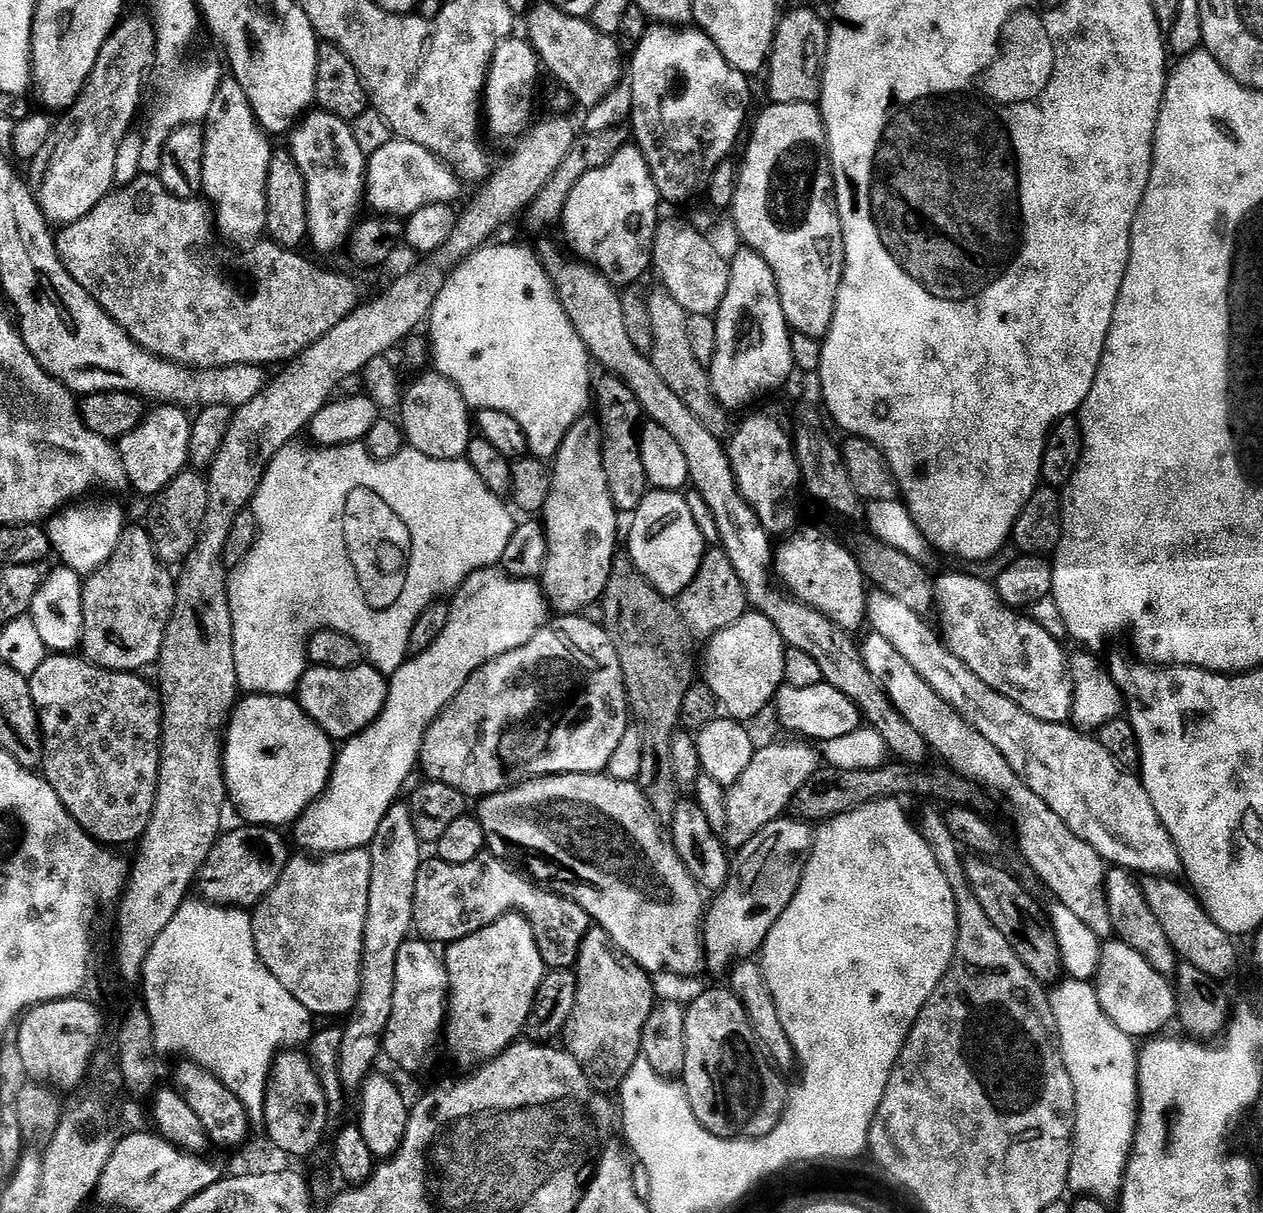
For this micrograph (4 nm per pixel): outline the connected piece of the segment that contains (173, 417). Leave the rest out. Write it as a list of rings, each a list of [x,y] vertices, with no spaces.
[[[164,404],[145,415],[142,423],[118,442],[120,465],[124,468],[127,483],[132,483],[142,495],[155,498],[169,482],[189,467],[188,451],[192,420],[183,407]]]

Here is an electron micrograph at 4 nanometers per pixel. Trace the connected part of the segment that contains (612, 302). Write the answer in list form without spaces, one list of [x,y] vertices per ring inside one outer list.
[[[552,240],[538,244],[538,255],[556,288],[556,297],[562,302],[562,310],[566,310],[566,318],[570,318],[572,331],[582,338],[589,357],[608,371],[605,373],[621,380],[632,391],[634,398],[638,398],[641,413],[653,425],[666,430],[681,446],[689,466],[691,487],[702,494],[706,506],[710,506],[710,514],[714,514],[714,522],[718,522],[719,547],[724,549],[730,562],[734,562],[734,570],[738,570],[738,578],[742,578],[749,605],[774,624],[788,648],[810,654],[810,658],[818,662],[824,683],[834,686],[834,690],[842,690],[842,694],[846,694],[846,698],[858,706],[867,727],[885,740],[887,751],[897,761],[920,762],[926,753],[922,734],[918,734],[918,730],[914,730],[914,726],[910,726],[910,722],[906,722],[906,718],[902,718],[902,714],[893,708],[884,688],[870,674],[870,670],[866,670],[866,662],[860,656],[857,641],[852,641],[853,637],[830,622],[830,618],[778,586],[774,579],[773,539],[760,524],[752,508],[740,497],[736,479],[732,477],[732,468],[728,465],[725,445],[722,440],[720,444],[719,438],[712,433],[715,431],[703,424],[689,410],[686,402],[682,402],[682,398],[678,398],[678,394],[674,394],[674,390],[662,382],[662,374],[654,370],[651,359],[640,352],[634,342],[630,342],[626,322],[622,319],[622,302],[617,285],[608,281],[591,263],[580,258],[567,260]]]

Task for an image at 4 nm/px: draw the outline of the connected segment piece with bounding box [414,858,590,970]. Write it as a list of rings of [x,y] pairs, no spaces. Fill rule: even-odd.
[[[438,858],[431,859],[421,863],[418,883],[414,886],[414,928],[423,939],[447,946],[490,926],[490,922],[502,918],[505,912],[518,912],[532,924],[545,969],[575,965],[590,927],[590,918],[582,906],[532,883],[510,864],[451,864]]]

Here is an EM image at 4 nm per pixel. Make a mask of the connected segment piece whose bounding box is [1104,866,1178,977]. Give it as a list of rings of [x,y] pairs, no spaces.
[[[1112,866],[1107,869],[1104,889],[1106,902],[1110,906],[1110,922],[1115,939],[1130,946],[1130,950],[1138,950],[1138,954],[1142,954],[1142,958],[1146,958],[1146,962],[1150,962],[1154,970],[1158,970],[1163,976],[1171,977],[1176,971],[1178,957],[1174,946],[1170,946],[1170,938],[1166,938],[1166,930],[1162,930],[1158,918],[1154,918],[1150,902],[1146,902],[1143,883],[1127,868]]]

